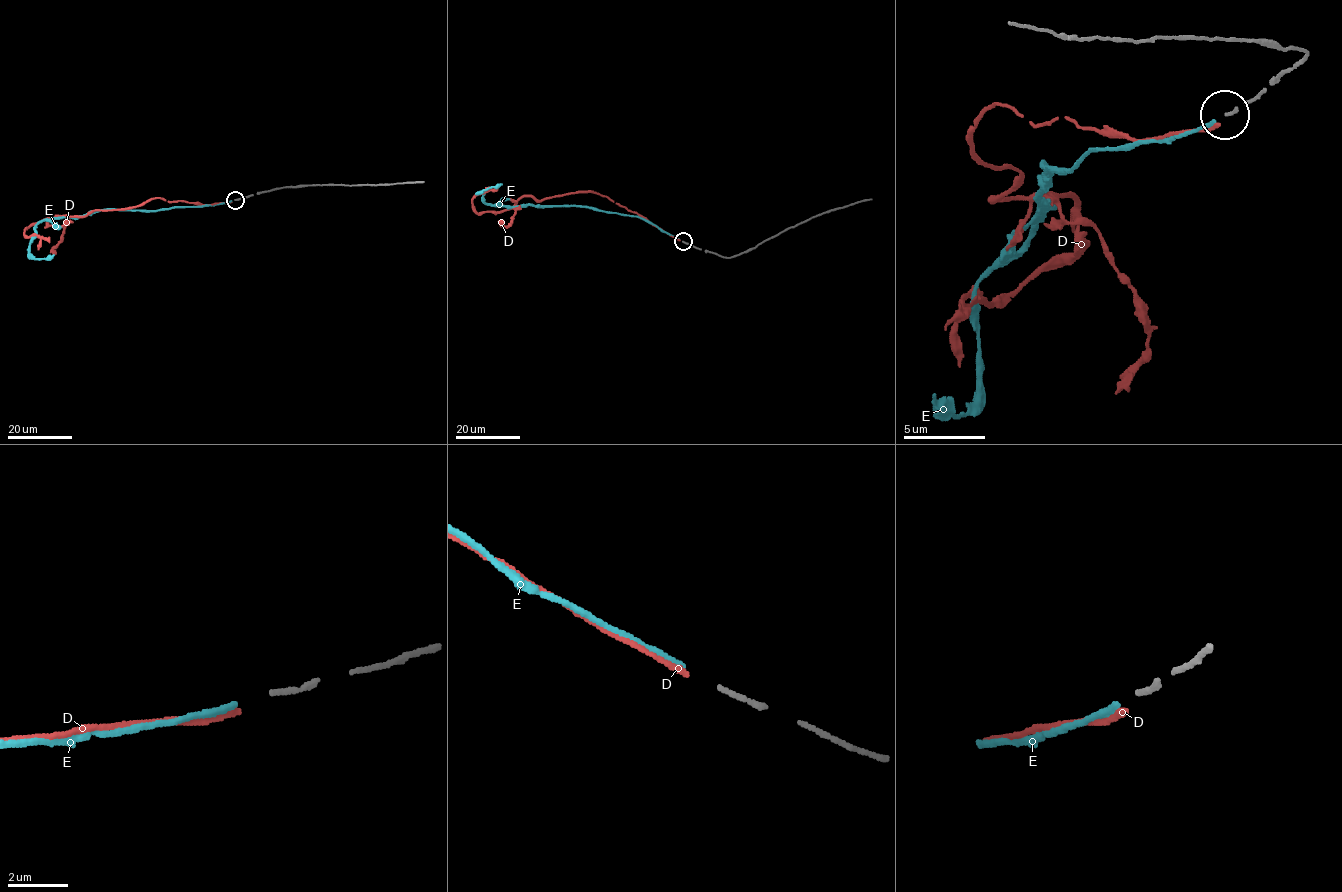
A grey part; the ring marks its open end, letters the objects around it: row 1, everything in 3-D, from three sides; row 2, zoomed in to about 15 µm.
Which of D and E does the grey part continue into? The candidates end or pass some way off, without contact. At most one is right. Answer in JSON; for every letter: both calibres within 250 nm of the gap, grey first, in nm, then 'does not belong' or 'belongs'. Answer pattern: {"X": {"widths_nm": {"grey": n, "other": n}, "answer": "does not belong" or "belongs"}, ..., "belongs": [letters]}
{"D": {"widths_nm": {"grey": 170, "other": 180}, "answer": "does not belong"}, "E": {"widths_nm": {"grey": 170, "other": 200}, "answer": "belongs"}, "belongs": ["E"]}

